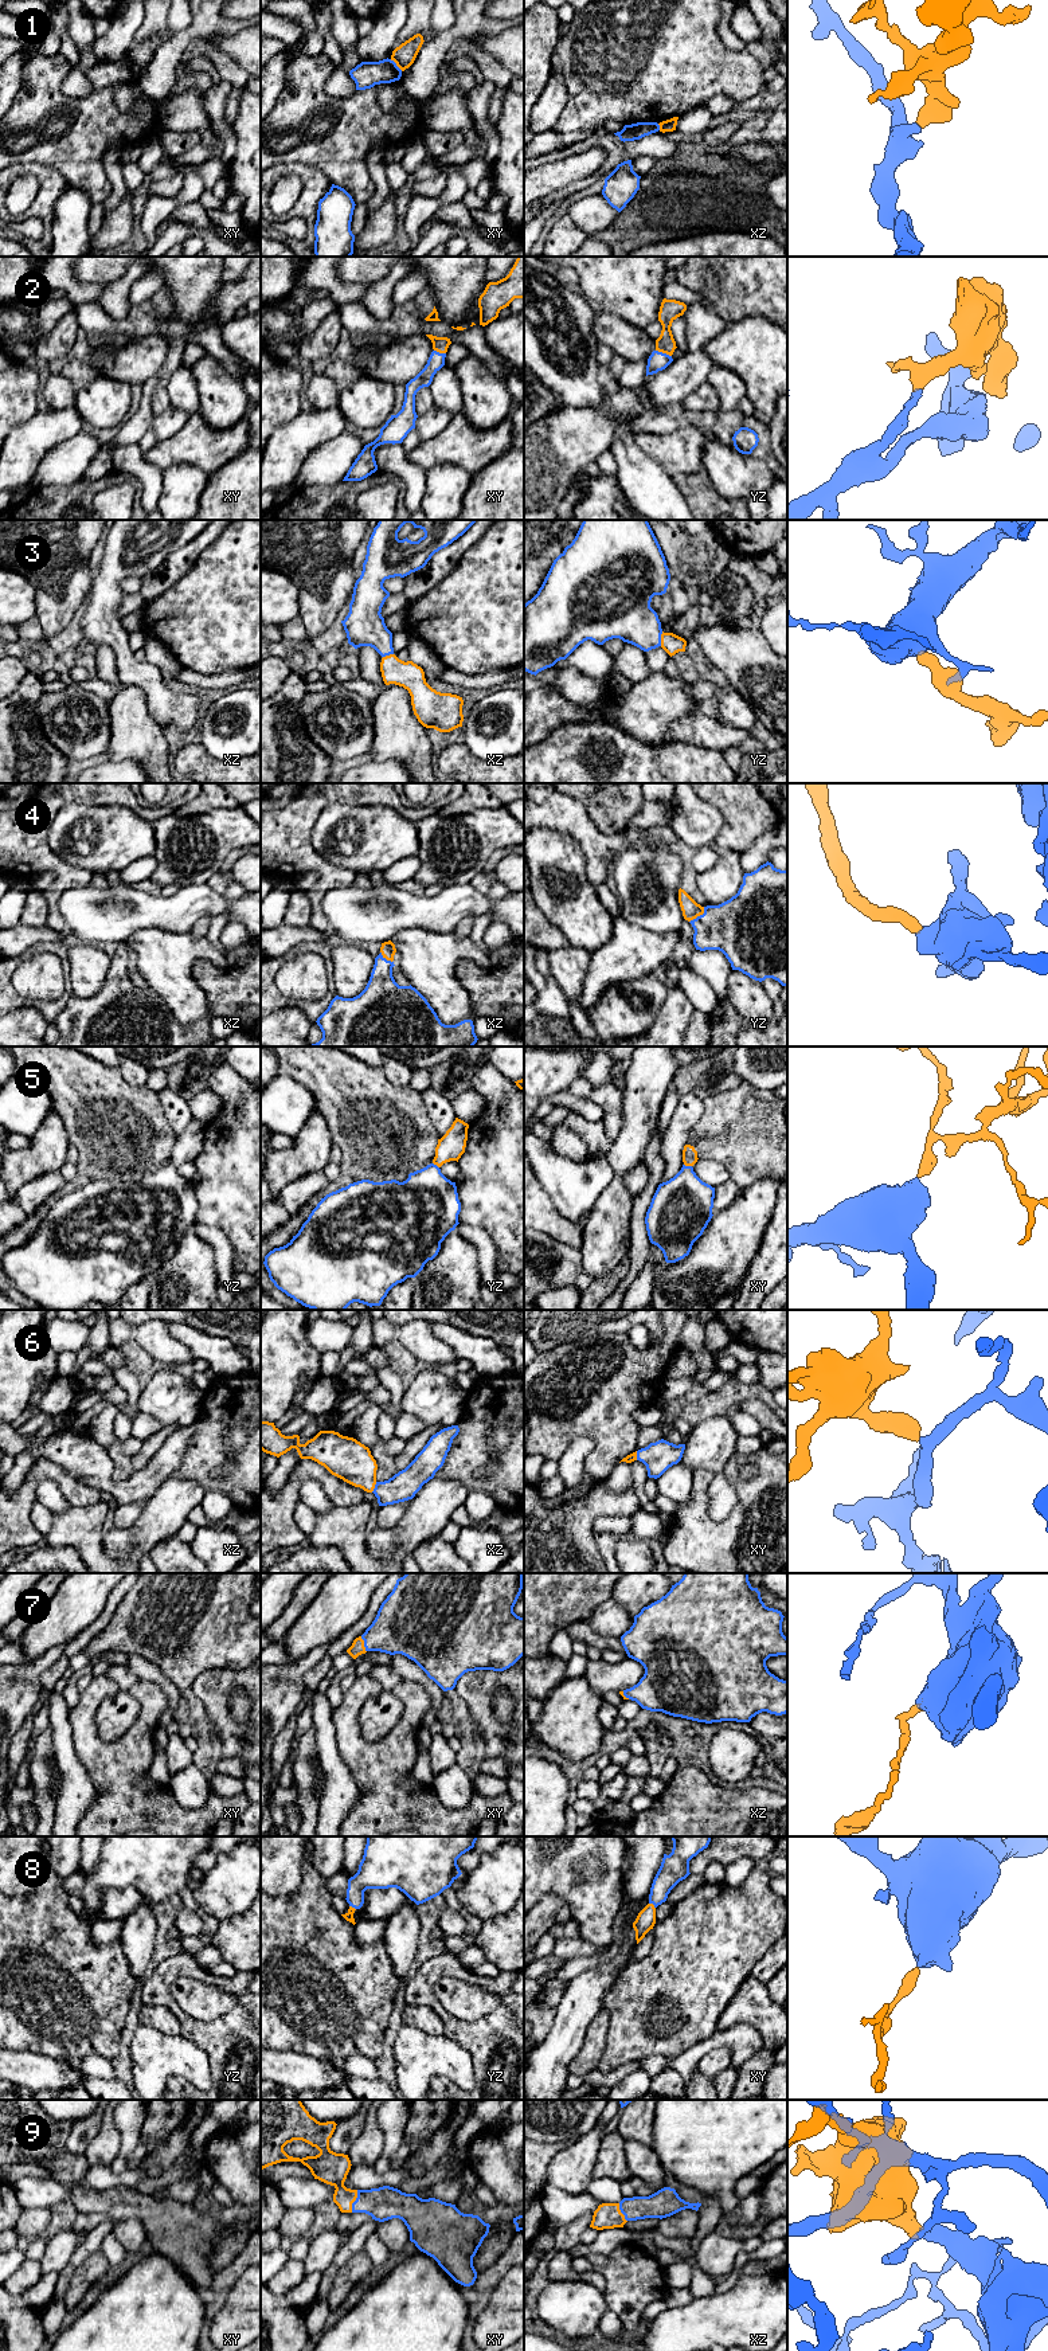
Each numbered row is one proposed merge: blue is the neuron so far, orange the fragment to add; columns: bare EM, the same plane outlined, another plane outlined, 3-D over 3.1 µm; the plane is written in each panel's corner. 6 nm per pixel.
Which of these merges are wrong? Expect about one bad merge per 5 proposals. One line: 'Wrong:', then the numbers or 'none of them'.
Wrong: 1

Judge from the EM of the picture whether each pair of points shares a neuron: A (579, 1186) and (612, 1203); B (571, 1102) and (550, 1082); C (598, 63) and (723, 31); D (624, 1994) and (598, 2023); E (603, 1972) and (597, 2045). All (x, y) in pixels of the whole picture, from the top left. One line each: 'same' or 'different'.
A: different
B: different
C: different
D: different
E: different

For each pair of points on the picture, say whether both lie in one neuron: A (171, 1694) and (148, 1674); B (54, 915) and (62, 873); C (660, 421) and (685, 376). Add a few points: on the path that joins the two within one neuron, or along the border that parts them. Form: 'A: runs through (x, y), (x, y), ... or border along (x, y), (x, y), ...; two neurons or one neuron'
A: runs through (167, 1688), (155, 1675); one neuron
B: runs through (53, 904), (53, 894), (61, 884); one neuron
C: border along (681, 402), (671, 402), (654, 409); two neurons

